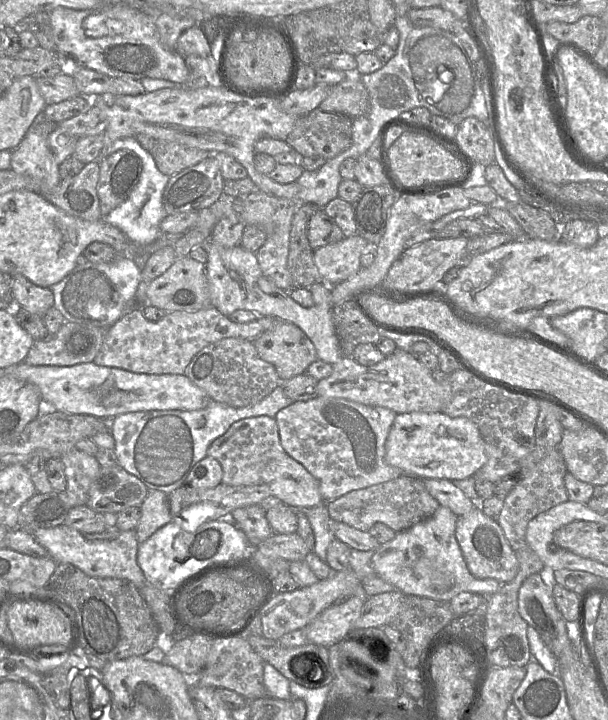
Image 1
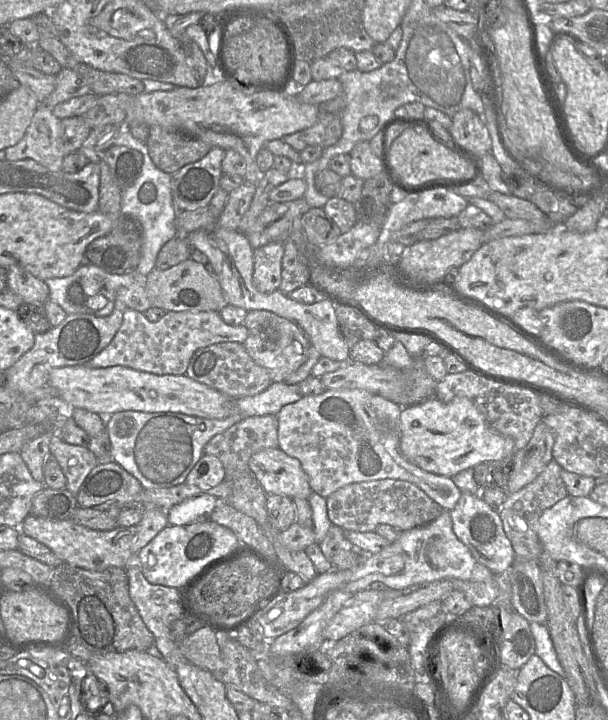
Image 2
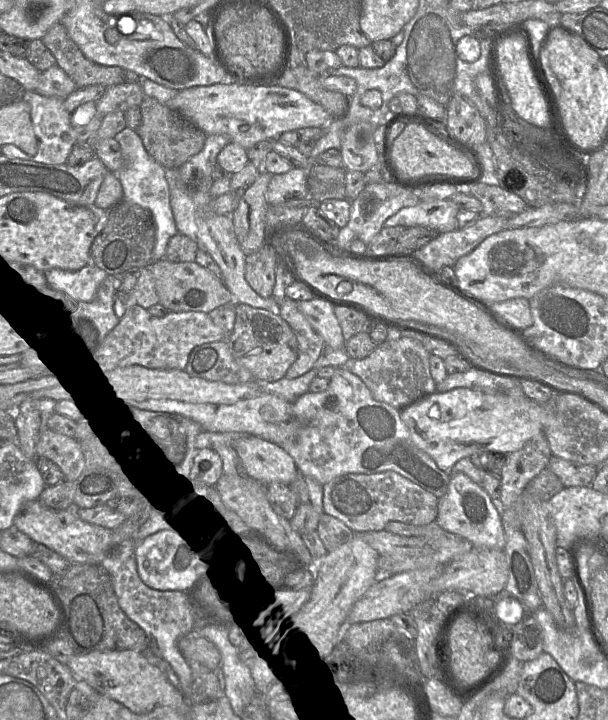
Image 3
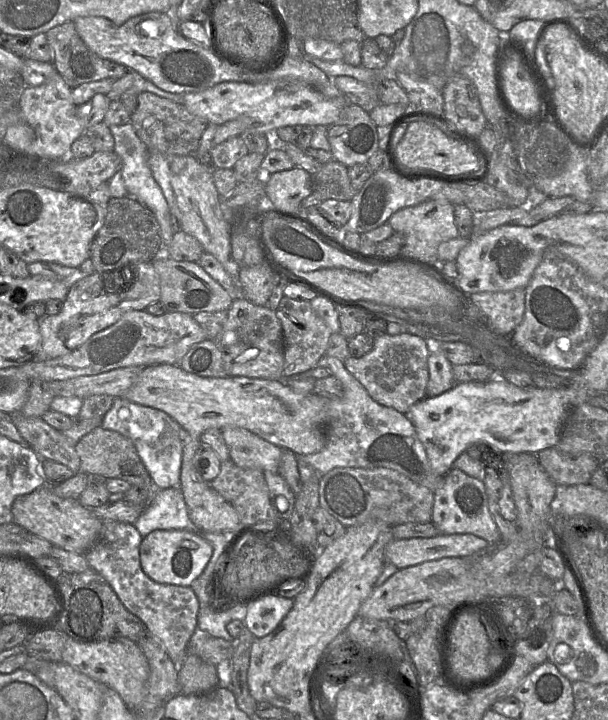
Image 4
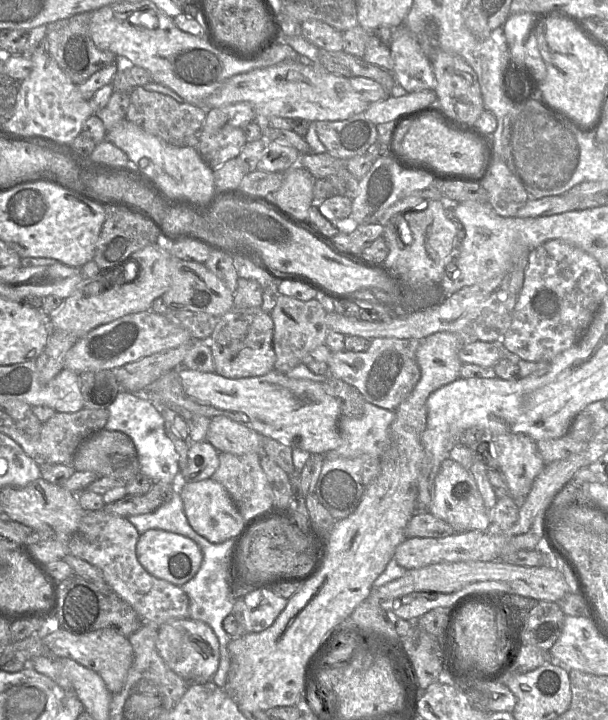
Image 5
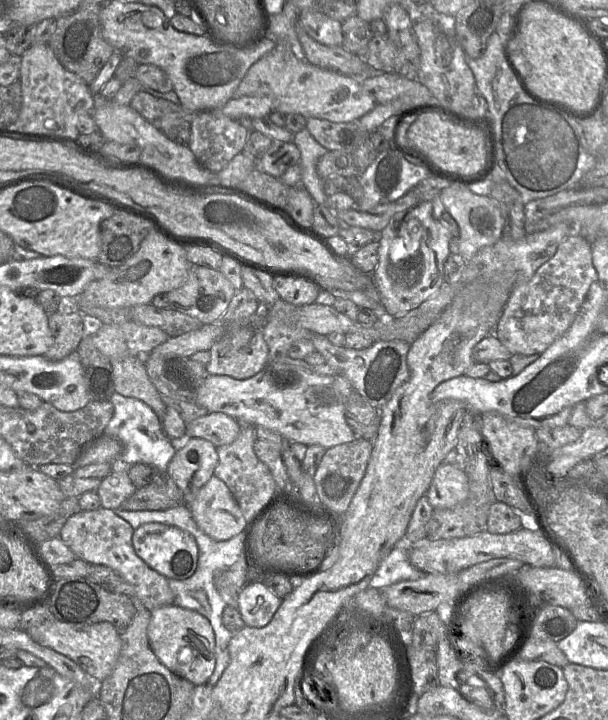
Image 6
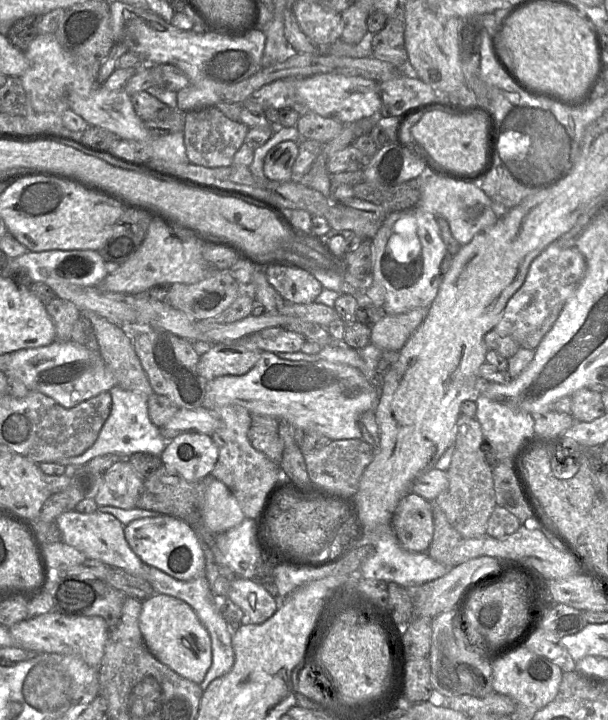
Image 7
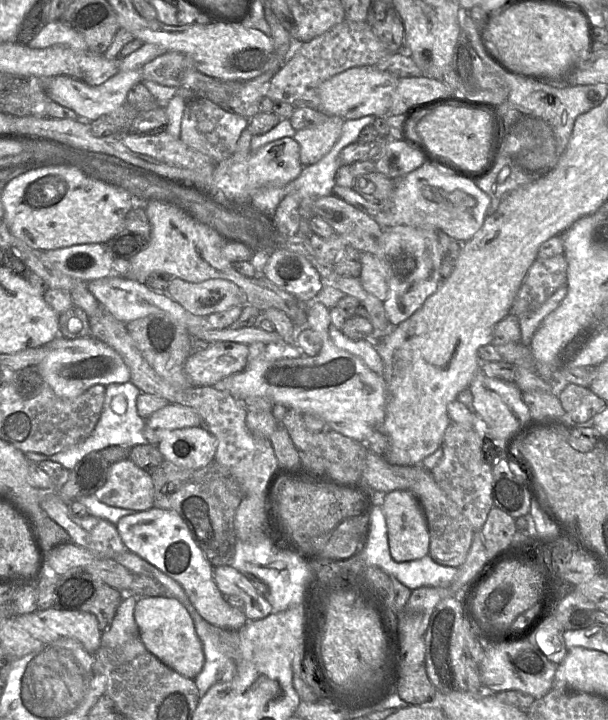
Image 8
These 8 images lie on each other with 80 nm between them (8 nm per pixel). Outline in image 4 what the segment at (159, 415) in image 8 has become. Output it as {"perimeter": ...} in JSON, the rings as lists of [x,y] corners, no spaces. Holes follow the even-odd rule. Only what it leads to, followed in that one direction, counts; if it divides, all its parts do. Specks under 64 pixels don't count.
{"perimeter":[[[226,427],[220,432],[229,448],[231,460],[237,466],[278,472],[281,448],[245,429]]]}

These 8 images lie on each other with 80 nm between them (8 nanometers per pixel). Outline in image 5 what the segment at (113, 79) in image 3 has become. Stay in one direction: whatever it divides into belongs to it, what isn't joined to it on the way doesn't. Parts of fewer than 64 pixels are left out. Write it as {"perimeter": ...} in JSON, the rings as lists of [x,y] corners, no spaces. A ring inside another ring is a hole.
{"perimeter":[[[81,13],[48,24],[47,52],[77,86],[103,68],[121,61],[113,53],[101,50],[94,44],[90,34],[91,14]]]}

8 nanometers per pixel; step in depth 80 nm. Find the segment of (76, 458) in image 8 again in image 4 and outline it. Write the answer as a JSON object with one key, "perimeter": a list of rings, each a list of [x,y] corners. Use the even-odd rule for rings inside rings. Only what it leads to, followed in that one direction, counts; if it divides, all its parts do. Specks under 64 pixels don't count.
{"perimeter":[[[121,396],[114,399],[101,428],[116,431],[133,442],[157,490],[179,486],[184,448],[180,439],[182,427],[167,413],[133,403]]]}

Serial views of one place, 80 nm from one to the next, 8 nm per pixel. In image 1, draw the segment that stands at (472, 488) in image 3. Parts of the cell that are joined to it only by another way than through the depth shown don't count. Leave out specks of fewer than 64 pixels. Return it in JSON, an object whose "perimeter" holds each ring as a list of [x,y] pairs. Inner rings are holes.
{"perimeter":[[[479,506],[467,515],[458,516],[456,537],[473,576],[479,579],[495,579],[501,584],[515,578],[519,568],[517,556],[497,519],[487,516]]]}

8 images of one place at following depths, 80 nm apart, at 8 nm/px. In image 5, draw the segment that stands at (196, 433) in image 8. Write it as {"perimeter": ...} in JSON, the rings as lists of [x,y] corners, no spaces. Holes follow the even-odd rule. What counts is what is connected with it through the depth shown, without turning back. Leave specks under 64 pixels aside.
{"perimeter":[[[208,441],[193,442],[188,450],[188,466],[180,471],[172,484],[173,491],[180,491],[187,482],[210,479],[219,468],[219,452]]]}

